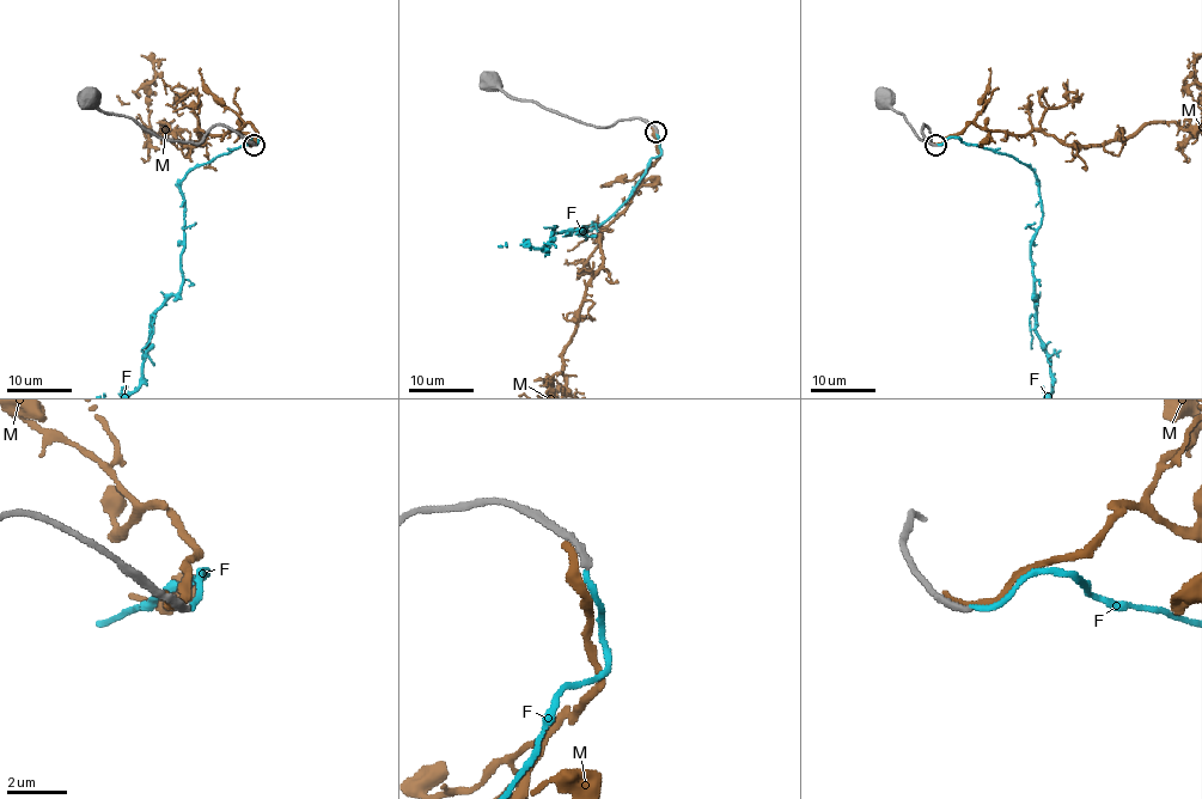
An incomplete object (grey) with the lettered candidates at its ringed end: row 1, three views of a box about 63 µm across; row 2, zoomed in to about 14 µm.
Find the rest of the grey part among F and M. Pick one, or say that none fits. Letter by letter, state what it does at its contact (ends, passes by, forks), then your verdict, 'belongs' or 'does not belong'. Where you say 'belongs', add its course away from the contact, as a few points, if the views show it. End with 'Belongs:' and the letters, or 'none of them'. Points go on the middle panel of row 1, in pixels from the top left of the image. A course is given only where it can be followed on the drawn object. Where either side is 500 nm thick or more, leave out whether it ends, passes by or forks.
F: it ends; does not belong
M: it ends; does not belong
Belongs: none of them

